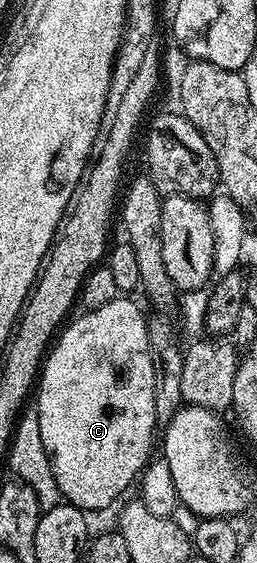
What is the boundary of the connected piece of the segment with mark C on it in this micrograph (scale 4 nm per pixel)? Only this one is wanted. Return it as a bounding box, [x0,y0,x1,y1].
[37,298,157,514]

